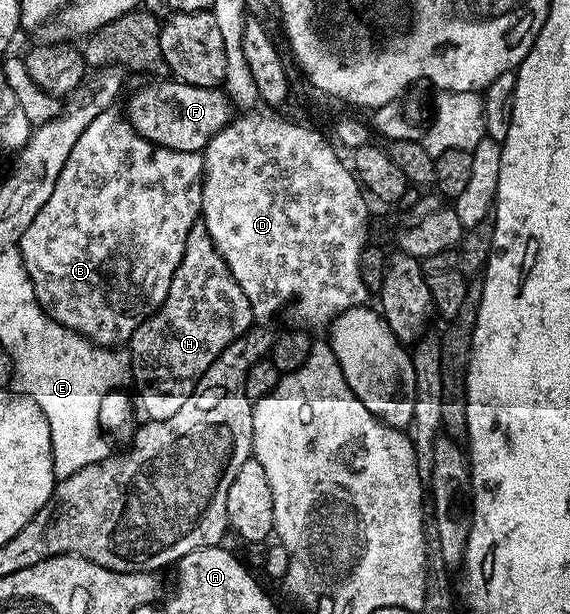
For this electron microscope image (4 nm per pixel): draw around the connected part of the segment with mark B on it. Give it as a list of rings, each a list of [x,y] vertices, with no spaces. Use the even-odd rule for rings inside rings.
[[[111,108],[100,113],[96,120],[89,124],[81,133],[79,140],[72,147],[72,152],[64,161],[60,169],[55,188],[48,202],[40,208],[32,220],[32,224],[25,229],[22,238],[16,245],[24,268],[32,280],[32,288],[38,293],[38,303],[51,318],[64,324],[69,330],[82,334],[89,342],[97,346],[117,347],[117,342],[129,343],[131,336],[142,321],[150,317],[158,305],[166,299],[168,288],[172,284],[172,276],[184,256],[184,240],[188,240],[188,232],[199,221],[202,213],[202,155],[201,153],[172,151],[170,148],[160,147],[155,143],[138,135],[127,119],[117,109]]]

